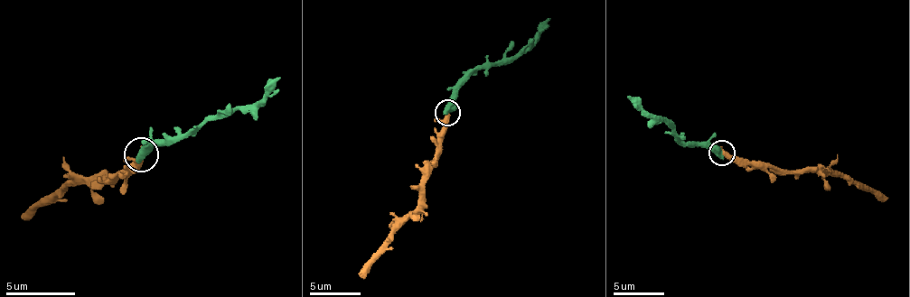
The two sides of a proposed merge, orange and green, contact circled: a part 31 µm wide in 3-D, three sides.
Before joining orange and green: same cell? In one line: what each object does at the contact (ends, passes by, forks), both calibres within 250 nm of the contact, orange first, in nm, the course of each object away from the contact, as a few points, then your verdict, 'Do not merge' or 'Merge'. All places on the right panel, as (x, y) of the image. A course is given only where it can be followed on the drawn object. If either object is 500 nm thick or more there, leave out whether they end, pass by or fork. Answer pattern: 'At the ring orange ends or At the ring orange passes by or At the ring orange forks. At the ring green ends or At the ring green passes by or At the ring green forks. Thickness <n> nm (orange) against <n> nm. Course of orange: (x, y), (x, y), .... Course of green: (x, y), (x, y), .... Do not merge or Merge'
Thickness 300 nm (orange) against 650 nm. Course of orange: (722, 153), (750, 162), (765, 162), (791, 170), (837, 170), (887, 198). Course of green: (722, 153), (687, 144), (669, 125), (653, 119), (628, 97). Merge

